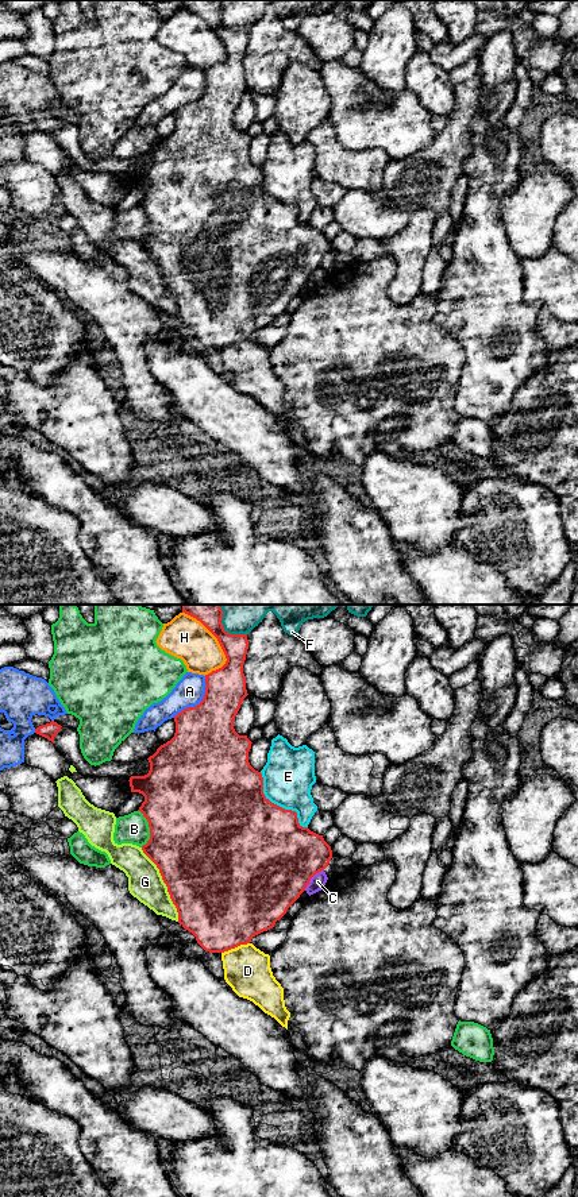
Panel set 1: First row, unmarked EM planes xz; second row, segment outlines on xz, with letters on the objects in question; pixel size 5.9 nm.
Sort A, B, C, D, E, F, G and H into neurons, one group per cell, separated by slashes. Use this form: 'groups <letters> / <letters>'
groups A / B / C / D G / E / F / H

